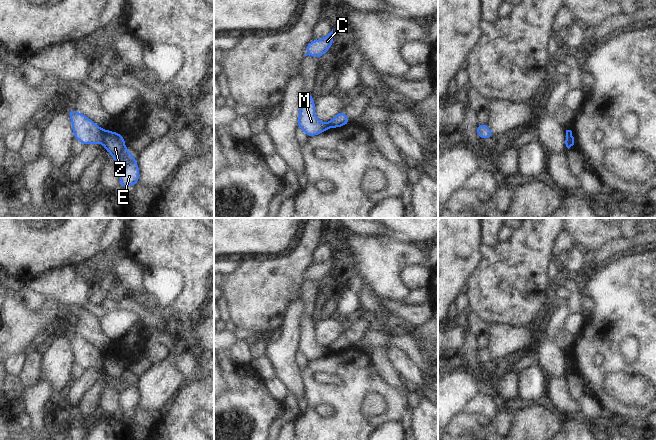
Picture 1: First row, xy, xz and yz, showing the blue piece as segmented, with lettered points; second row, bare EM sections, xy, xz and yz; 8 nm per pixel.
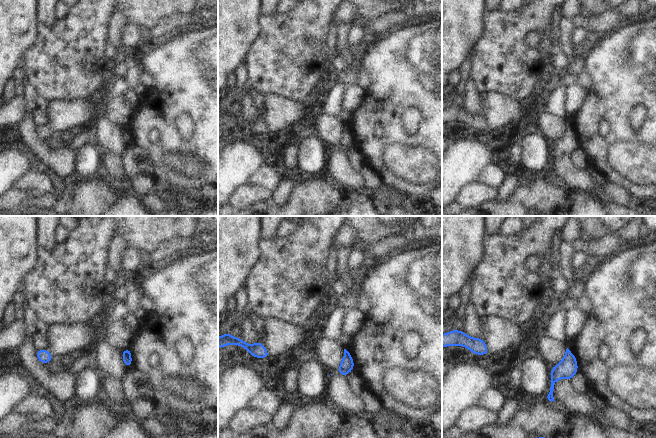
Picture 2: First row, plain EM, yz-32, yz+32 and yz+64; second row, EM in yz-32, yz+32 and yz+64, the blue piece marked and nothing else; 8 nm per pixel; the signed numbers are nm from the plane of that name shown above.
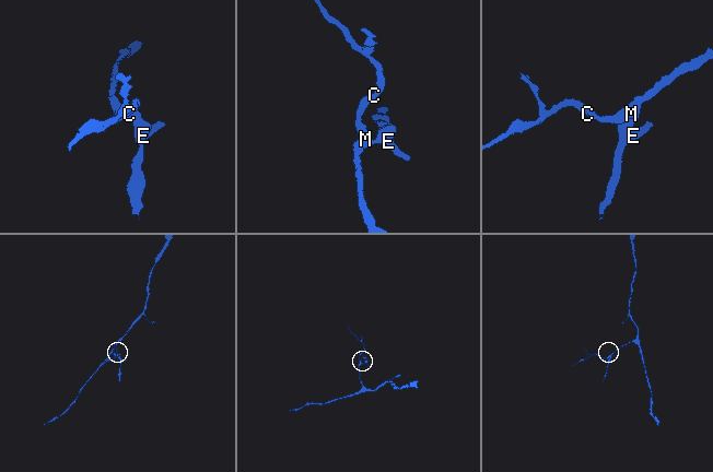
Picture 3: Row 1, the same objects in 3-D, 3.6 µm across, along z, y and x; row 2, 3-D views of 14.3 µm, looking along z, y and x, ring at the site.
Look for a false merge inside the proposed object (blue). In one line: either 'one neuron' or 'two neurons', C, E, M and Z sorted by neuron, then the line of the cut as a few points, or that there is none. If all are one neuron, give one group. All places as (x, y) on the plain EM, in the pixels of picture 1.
two neurons; C M / E Z; cut in xy along (104, 354), (102, 366)

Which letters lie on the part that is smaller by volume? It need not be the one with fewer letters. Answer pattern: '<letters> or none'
E, Z

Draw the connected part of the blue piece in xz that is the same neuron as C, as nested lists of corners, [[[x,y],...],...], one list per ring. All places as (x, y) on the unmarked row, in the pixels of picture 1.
[[[332,253],[332,255],[327,260],[319,264],[312,264],[306,269],[305,274],[307,274],[308,277],[304,278],[304,280],[309,279],[316,282],[322,281],[334,267],[333,261],[334,257]]]

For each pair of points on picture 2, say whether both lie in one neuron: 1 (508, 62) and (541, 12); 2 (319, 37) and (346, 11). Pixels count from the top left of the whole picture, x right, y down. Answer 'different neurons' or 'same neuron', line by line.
1: same neuron
2: different neurons

